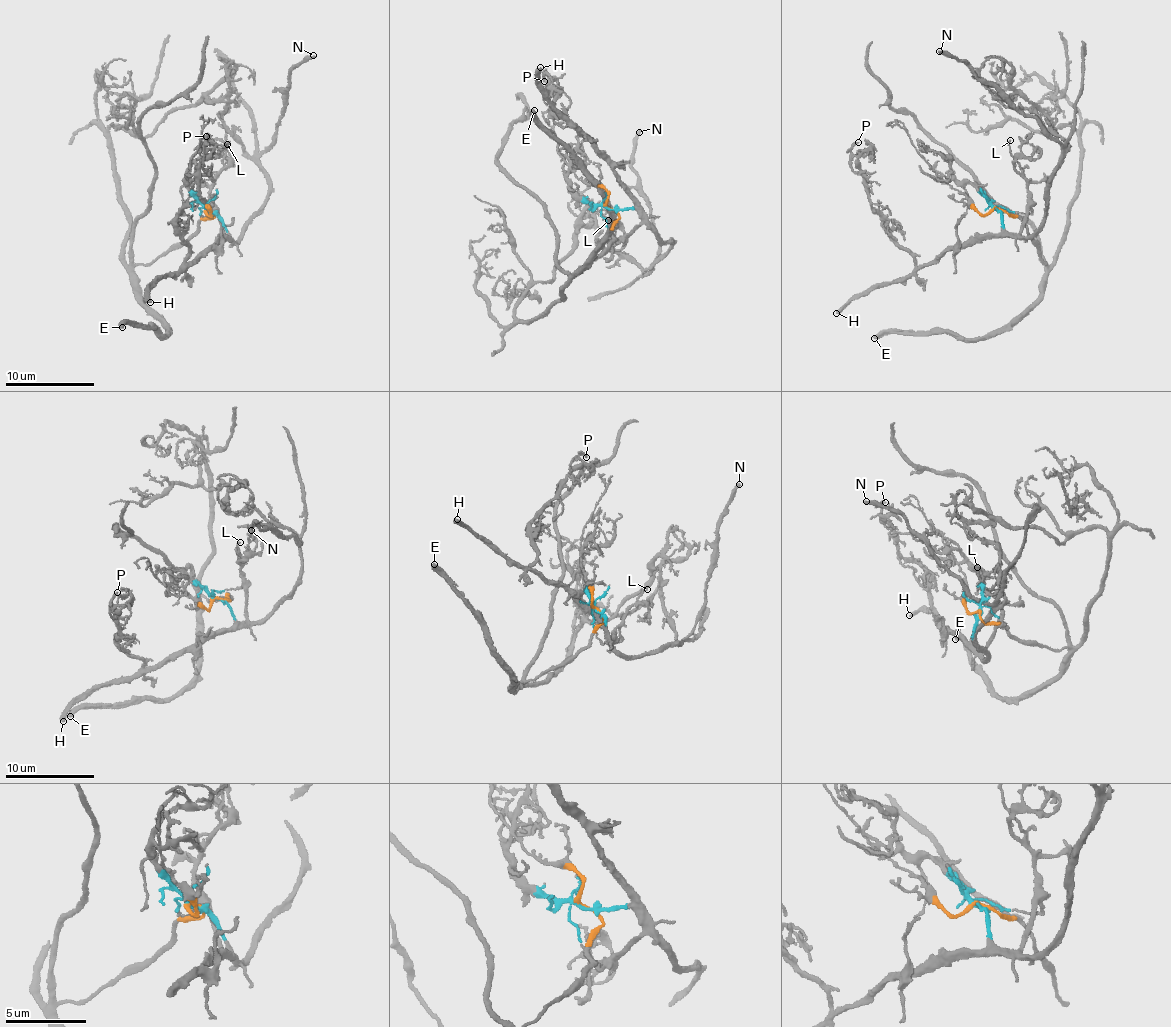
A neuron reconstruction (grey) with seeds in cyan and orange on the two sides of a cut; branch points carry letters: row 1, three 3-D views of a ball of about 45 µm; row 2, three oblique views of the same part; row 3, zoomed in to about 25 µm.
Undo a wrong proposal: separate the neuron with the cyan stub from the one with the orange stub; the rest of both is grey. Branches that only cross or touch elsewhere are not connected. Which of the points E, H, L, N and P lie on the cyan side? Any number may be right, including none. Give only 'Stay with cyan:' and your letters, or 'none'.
Stay with cyan: H, L, N, P

